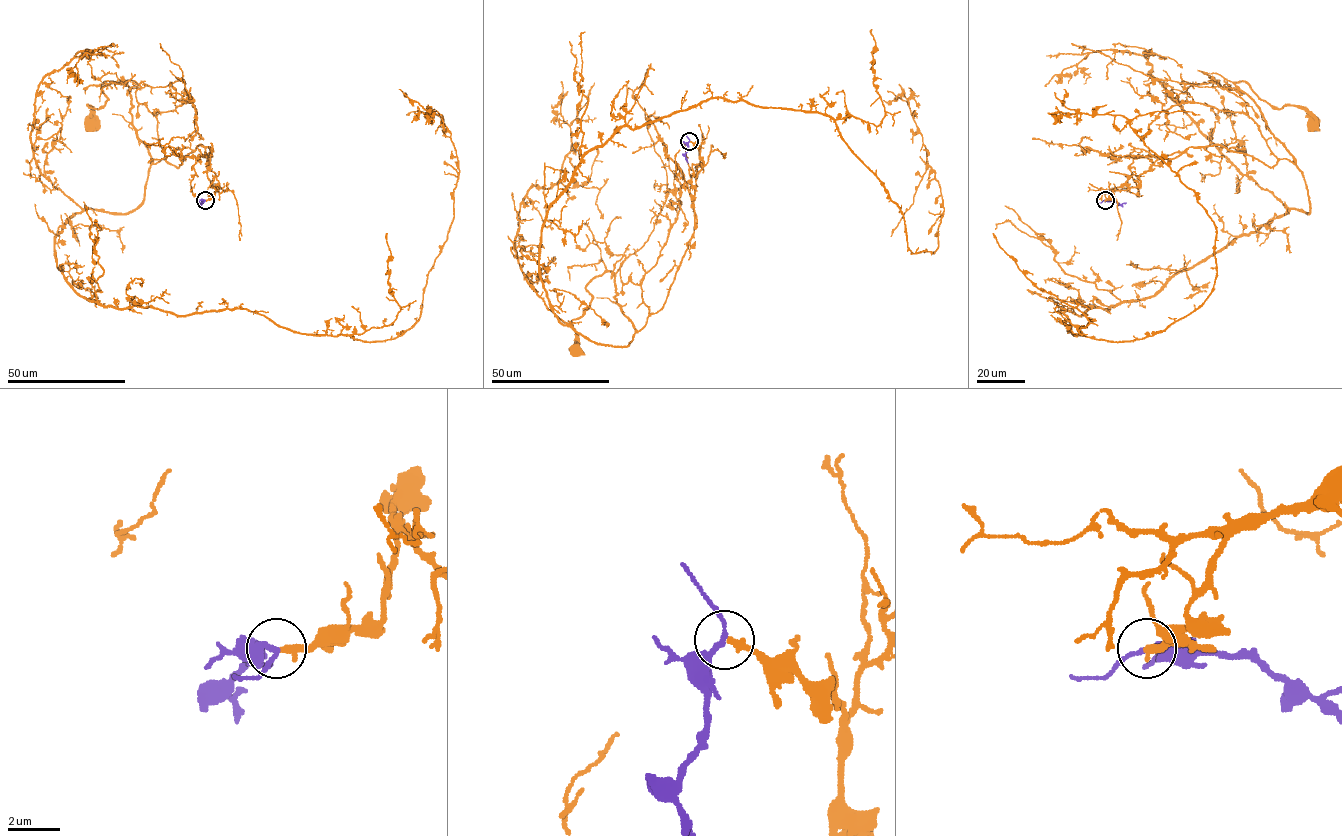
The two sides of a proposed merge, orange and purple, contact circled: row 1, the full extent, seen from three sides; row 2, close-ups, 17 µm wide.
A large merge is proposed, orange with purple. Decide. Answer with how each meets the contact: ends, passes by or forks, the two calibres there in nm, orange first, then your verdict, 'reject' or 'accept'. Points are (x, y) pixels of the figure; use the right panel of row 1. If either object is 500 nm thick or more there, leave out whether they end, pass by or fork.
orange ends; purple passes by; calibres 260 and 180 nm; accept

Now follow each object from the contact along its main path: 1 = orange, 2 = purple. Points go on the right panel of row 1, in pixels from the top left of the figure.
1: (1104, 200), (1189, 147), (1277, 163), (1228, 90), (1238, 81), (1278, 109), (1303, 107), (1313, 123)
2: (1104, 200), (1120, 204), (1126, 203)

